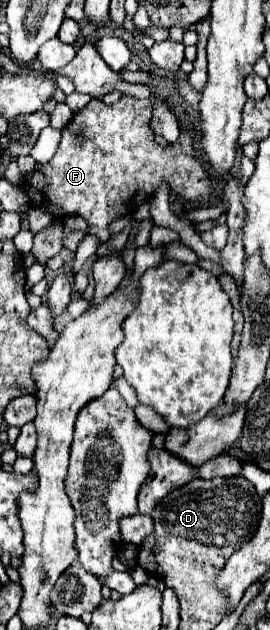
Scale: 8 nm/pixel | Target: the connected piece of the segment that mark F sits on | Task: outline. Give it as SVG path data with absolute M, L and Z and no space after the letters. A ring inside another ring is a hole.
M121 95L121 99L113 105L105 105L99 99L91 99L85 109L75 113L73 121L63 129L63 137L59 143L57 153L51 157L49 163L45 165L35 165L35 171L25 175L21 189L27 193L29 203L41 211L49 211L55 217L69 217L69 215L79 215L87 221L89 235L95 235L99 243L109 241L109 223L115 221L117 217L123 215L133 215L137 207L147 203L155 191L167 183L171 193L177 197L183 197L185 201L191 201L197 205L203 205L211 199L213 195L213 185L211 177L201 165L197 151L193 147L193 121L191 117L181 109L181 107L169 107L175 119L179 121L181 135L175 143L169 145L159 145L155 141L155 133L149 127L153 119L153 105L155 101L151 99L137 99L133 95Z

